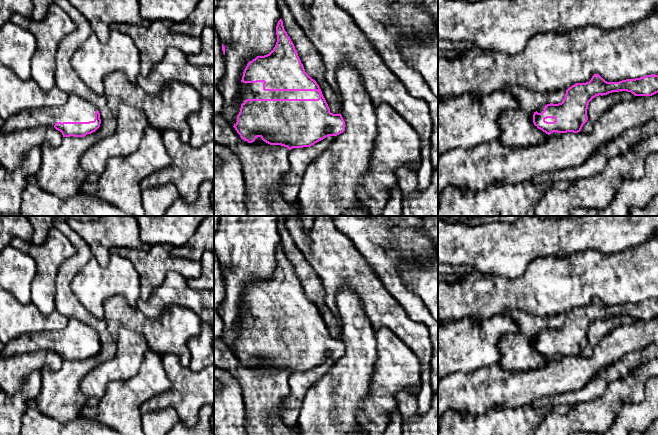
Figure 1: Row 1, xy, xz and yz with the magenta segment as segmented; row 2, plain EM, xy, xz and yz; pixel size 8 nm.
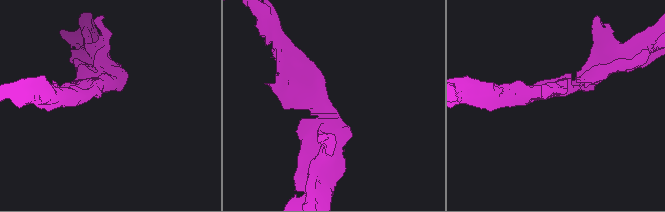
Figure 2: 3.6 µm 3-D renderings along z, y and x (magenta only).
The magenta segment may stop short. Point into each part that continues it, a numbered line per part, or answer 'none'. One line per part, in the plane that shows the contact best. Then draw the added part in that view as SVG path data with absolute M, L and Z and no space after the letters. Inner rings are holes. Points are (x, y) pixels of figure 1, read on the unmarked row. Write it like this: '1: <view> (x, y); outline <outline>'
1: xz (246, 314); outline M264 306L243 307L238 312L238 338L246 323L318 323L317 315L264 315Z

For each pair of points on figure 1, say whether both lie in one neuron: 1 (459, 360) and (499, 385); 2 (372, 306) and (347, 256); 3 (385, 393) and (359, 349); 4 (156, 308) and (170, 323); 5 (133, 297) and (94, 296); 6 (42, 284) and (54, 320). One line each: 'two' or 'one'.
1: two
2: one
3: two
4: two
5: one
6: two

